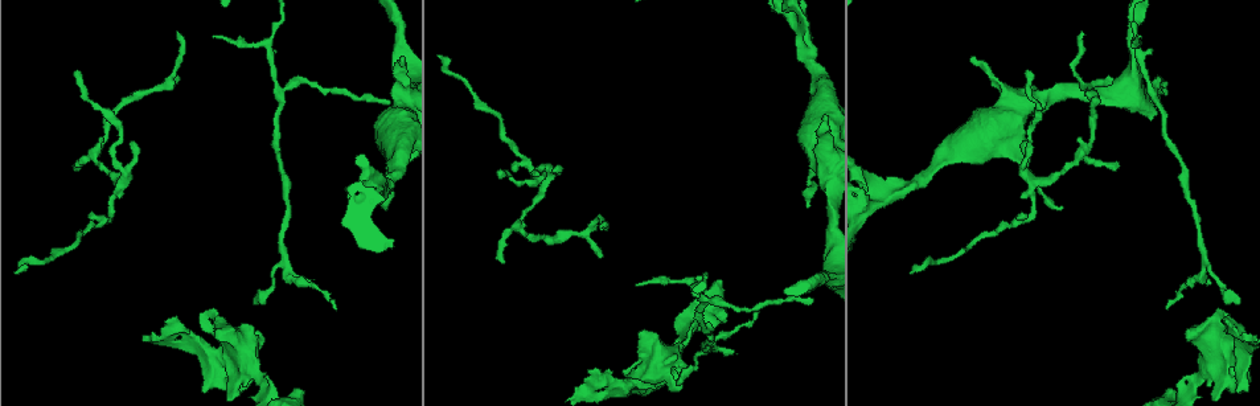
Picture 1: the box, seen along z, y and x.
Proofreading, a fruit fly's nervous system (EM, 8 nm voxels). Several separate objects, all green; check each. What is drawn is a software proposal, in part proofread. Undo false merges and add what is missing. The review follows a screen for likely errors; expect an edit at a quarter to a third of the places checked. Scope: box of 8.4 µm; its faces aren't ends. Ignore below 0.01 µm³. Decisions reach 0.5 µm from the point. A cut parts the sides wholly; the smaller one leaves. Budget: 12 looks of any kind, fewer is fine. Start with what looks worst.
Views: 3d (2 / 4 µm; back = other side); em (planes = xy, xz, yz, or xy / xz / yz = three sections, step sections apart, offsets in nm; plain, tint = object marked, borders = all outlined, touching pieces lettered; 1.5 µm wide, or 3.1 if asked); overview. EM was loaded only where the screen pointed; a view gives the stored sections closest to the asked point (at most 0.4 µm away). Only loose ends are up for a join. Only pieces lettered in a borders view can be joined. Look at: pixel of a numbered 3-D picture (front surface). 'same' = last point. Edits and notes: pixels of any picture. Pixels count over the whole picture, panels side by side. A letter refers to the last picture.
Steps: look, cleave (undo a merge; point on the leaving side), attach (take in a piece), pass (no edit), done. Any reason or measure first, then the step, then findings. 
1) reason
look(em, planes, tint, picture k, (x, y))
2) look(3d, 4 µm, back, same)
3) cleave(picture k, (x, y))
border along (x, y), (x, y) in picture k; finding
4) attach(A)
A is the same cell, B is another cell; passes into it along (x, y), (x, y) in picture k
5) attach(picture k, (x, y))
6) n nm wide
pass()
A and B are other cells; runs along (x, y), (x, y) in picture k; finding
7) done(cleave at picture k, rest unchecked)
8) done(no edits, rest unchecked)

thick end
look(em, xy, step 8, borders, picture 1, (635, 362))

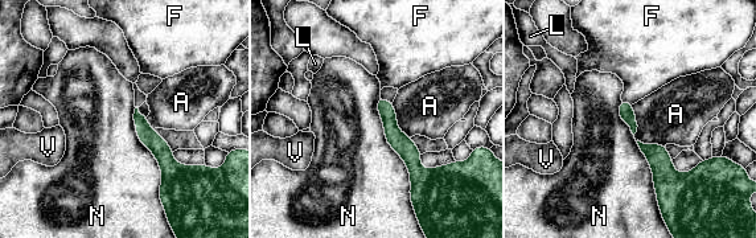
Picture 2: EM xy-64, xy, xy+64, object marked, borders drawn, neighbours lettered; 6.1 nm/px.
pass()
A, F, L, N and V are other cells; border along (379, 95), (410, 192) in picture 2; no lettered piece goes on from it

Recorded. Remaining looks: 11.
thin neck
look(em, xy, step 4, borders, picture 1, (263, 383))

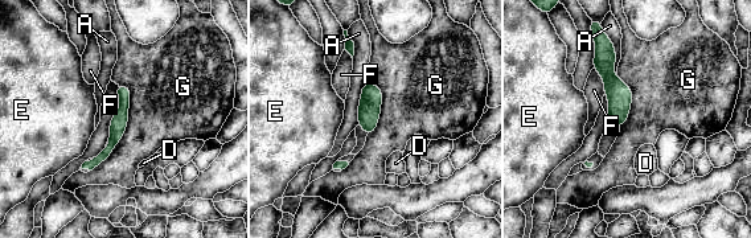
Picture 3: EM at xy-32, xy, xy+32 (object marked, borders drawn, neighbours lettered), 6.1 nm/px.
pass()
A, D, E, F and G are other cells; one neuron here

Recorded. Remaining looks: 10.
look(em, yz, step 4, tint, picture 1, (602, 226))

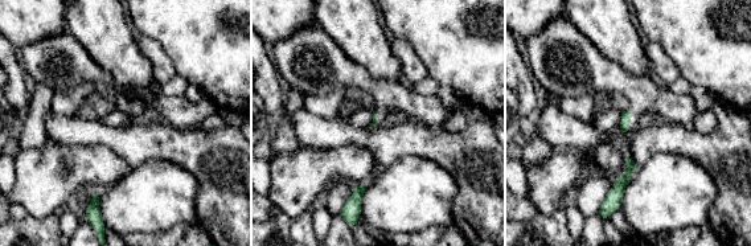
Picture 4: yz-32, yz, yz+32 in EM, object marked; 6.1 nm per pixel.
look(em, yz, step 4, borders, same)

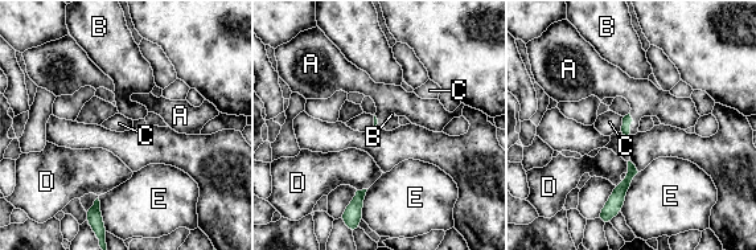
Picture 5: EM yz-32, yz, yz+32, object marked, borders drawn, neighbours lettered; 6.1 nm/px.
E touches over 280 nm
attach(A)
A is the same cell, B, C, D and E are other cells; it goes on there

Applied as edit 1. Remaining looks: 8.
end of a long branch
look(em, xz, step 8, borders, picture 1, (1025, 70))

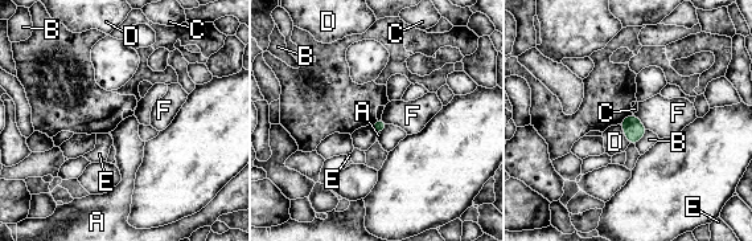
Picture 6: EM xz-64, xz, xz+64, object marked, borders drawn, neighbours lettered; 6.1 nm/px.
look(em, planes, borders, same)

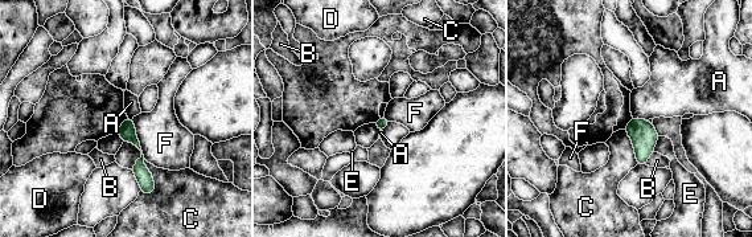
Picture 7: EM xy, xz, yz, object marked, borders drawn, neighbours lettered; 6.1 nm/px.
pass()
A, B, C, D, E and F are other cells; border along (132, 118), (135, 135), (144, 158) in picture 7; no lettered piece goes on from it

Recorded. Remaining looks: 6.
thin end
look(3d, 4 µm, picture 1, (308, 280))

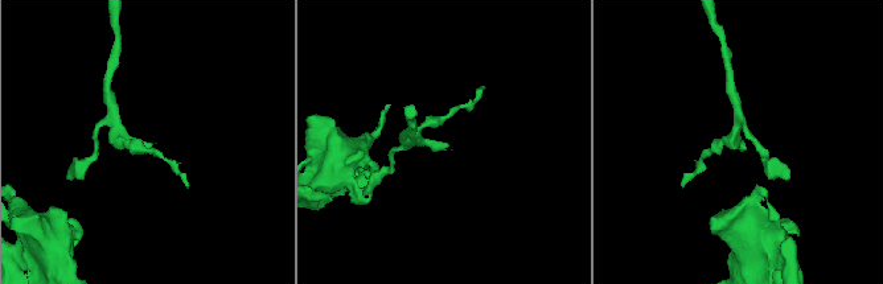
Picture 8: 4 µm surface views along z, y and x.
now the EM
look(em, planes, borders, picture 8, (447, 143))

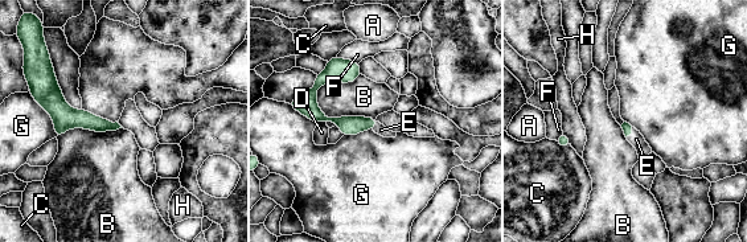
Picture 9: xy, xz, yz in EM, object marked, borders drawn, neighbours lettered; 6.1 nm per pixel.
B touches over 400 nm
attach(E)
E is the same cell, A, B, C, D, F, G and H are other cells; passes into it along (627, 127), (631, 132), (636, 139) in picture 9; it goes on there

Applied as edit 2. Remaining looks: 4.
done(attach at picture 5, attach at picture 9, rest unchecked)

